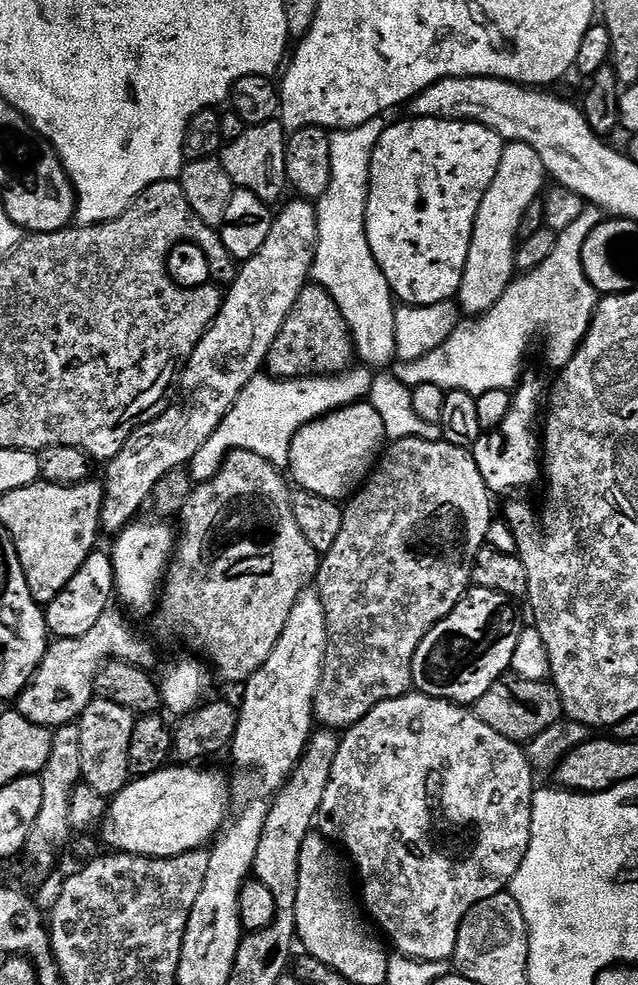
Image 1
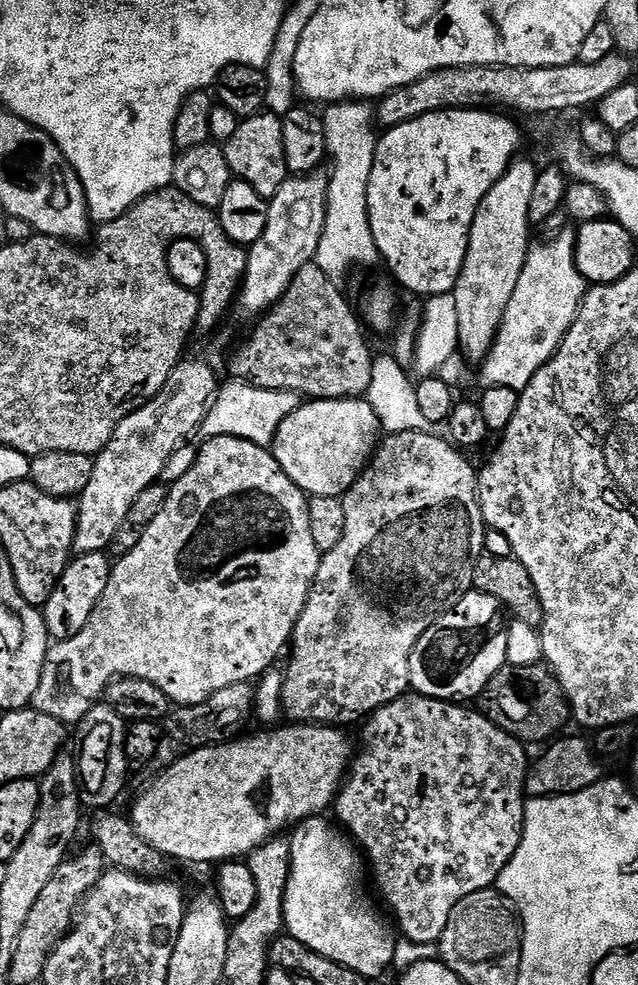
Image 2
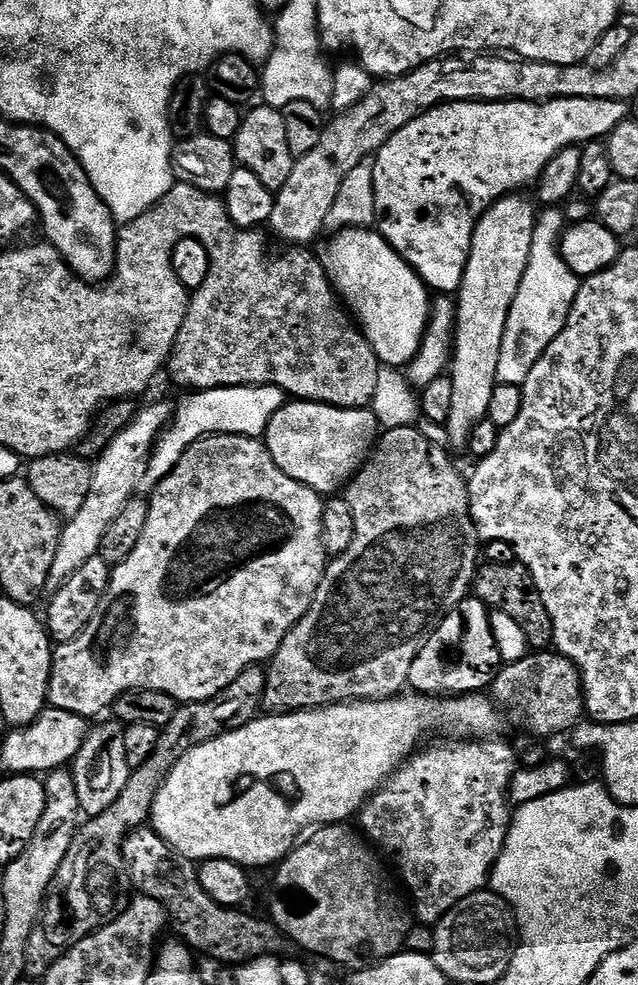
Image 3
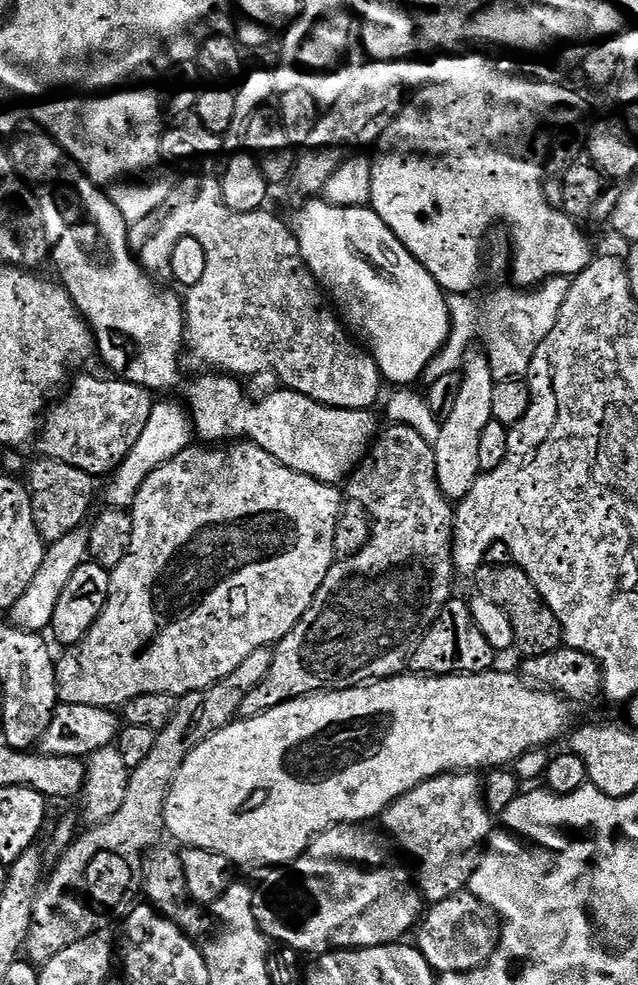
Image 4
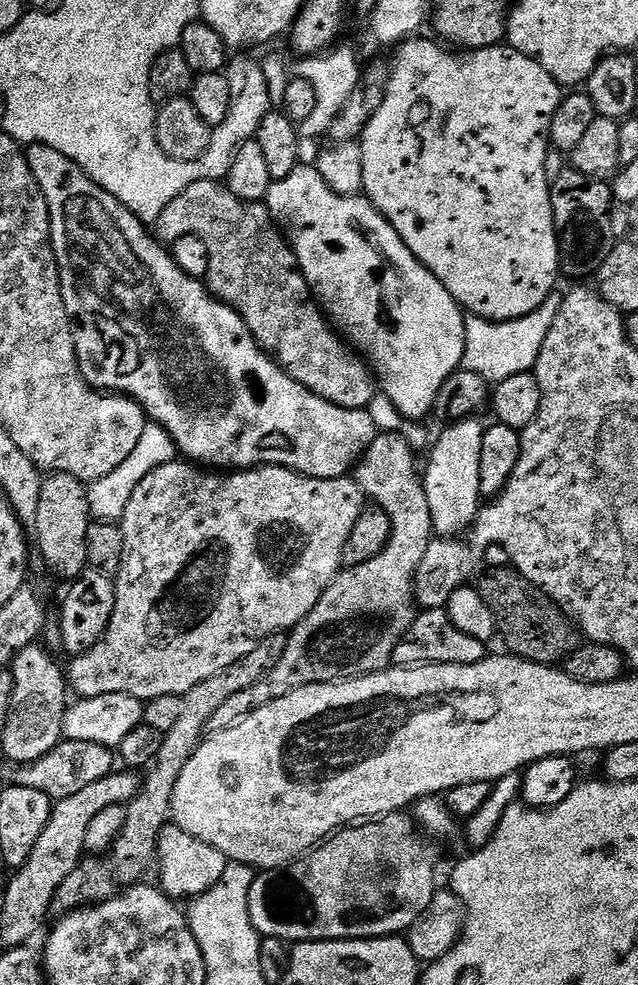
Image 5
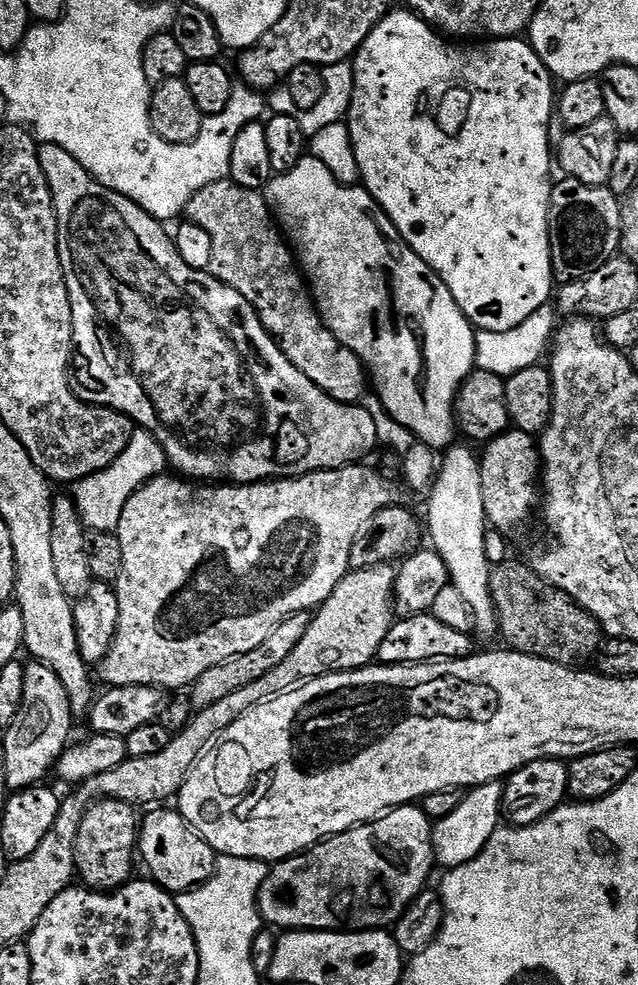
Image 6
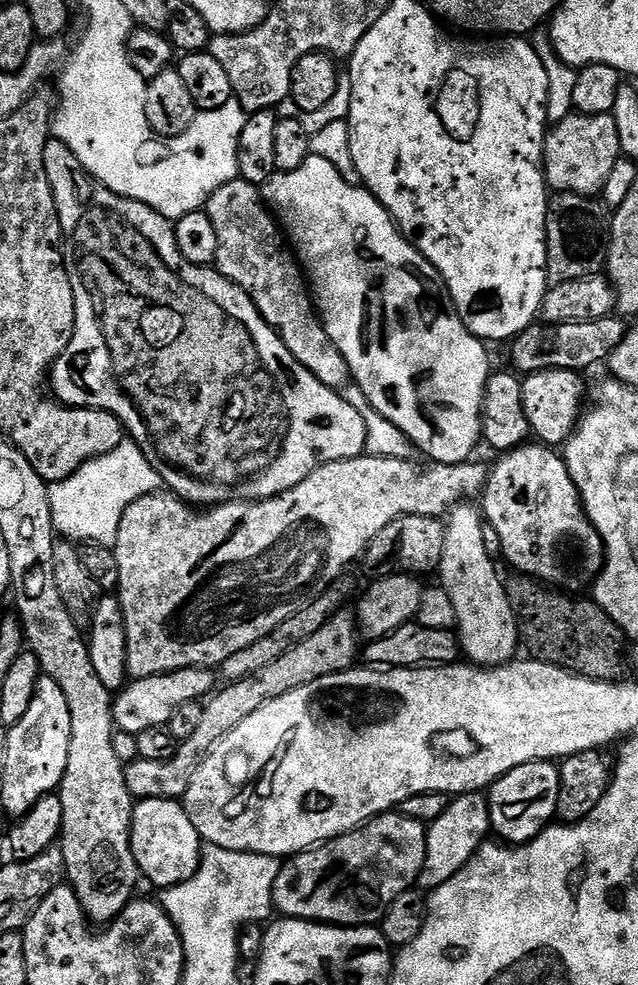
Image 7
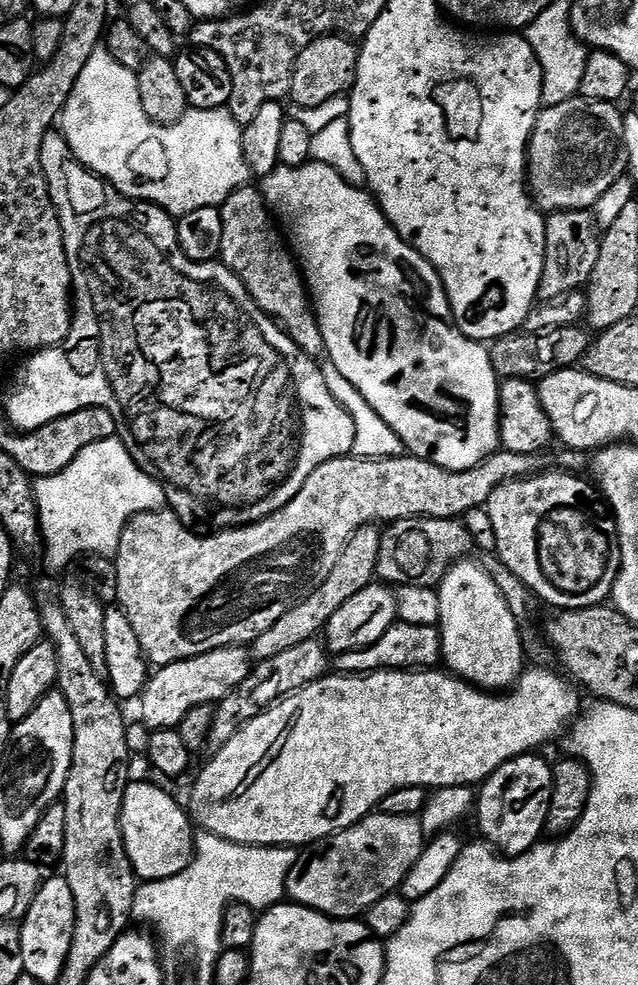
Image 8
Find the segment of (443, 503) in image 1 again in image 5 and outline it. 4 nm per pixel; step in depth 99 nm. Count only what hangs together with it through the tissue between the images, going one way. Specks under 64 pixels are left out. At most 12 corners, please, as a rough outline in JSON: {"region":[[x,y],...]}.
{"region":[[380,432],[354,468],[390,542],[345,567],[286,654],[209,733],[311,684],[383,672],[416,621],[434,538],[417,449]]}

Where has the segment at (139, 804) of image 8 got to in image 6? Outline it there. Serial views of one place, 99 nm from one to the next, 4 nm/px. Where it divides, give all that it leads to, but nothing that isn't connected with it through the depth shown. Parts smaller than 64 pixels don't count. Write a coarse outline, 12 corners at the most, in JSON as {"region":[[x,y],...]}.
{"region":[[179,811],[143,817],[138,856],[167,892],[216,873],[218,853]]}

